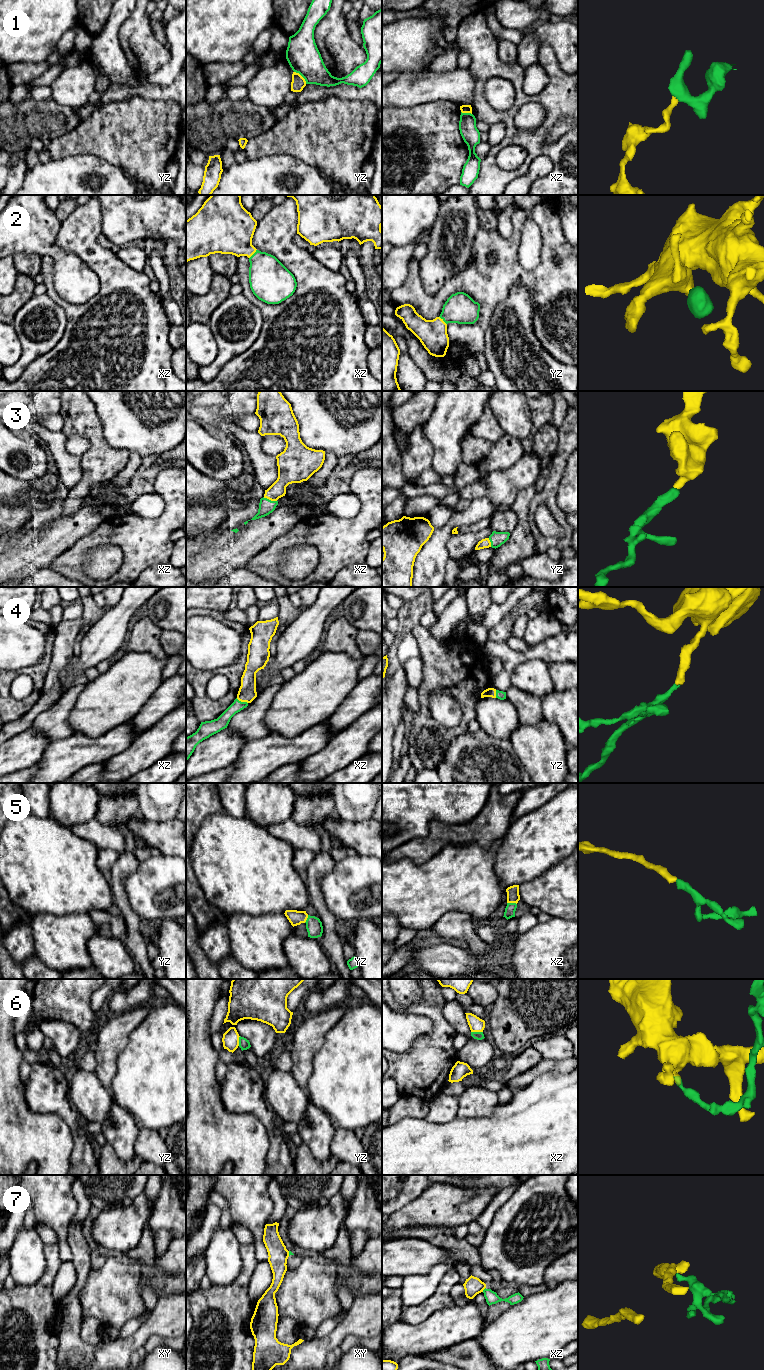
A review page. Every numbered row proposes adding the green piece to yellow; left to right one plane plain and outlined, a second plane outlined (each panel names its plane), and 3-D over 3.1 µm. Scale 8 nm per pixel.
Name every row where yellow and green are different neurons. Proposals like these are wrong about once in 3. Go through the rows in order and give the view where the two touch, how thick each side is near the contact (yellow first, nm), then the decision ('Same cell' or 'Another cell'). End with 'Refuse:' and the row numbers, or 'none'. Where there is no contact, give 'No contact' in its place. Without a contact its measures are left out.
1: Touches yellow in yz. Thickness 110 nm (yellow) against 260 nm. Another cell
2: Touches yellow in xz. Thickness 360 nm (yellow) against 320 nm. Same cell
3: Touches yellow in xz. Thickness 160 nm (yellow) against 120 nm. Same cell
4: Touches yellow in xz. Thickness 140 nm (yellow) against 100 nm. Same cell
5: Touches yellow in xz. Thickness 100 nm (yellow) against 90 nm. Same cell
6: Touches yellow in xz. Thickness 120 nm (yellow) against 60 nm. Another cell
7: Touches yellow in xz. Thickness 140 nm (yellow) against 100 nm. Another cell
Refuse: 1, 6, 7

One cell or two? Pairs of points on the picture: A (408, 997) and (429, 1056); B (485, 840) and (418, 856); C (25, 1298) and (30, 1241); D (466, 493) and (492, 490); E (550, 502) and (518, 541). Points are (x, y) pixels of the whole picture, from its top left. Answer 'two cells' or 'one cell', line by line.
A: two cells
B: one cell
C: two cells
D: one cell
E: two cells

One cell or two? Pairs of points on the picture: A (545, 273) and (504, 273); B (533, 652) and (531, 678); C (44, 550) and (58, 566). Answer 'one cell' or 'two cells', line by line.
A: one cell
B: two cells
C: two cells

